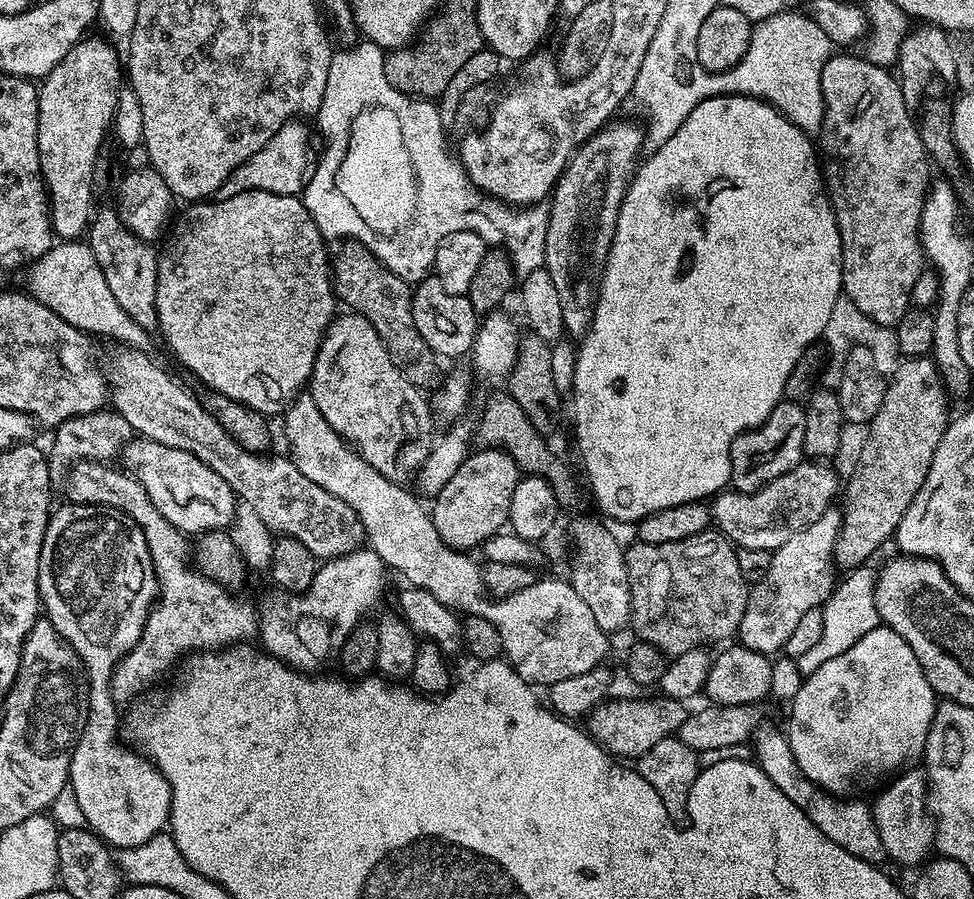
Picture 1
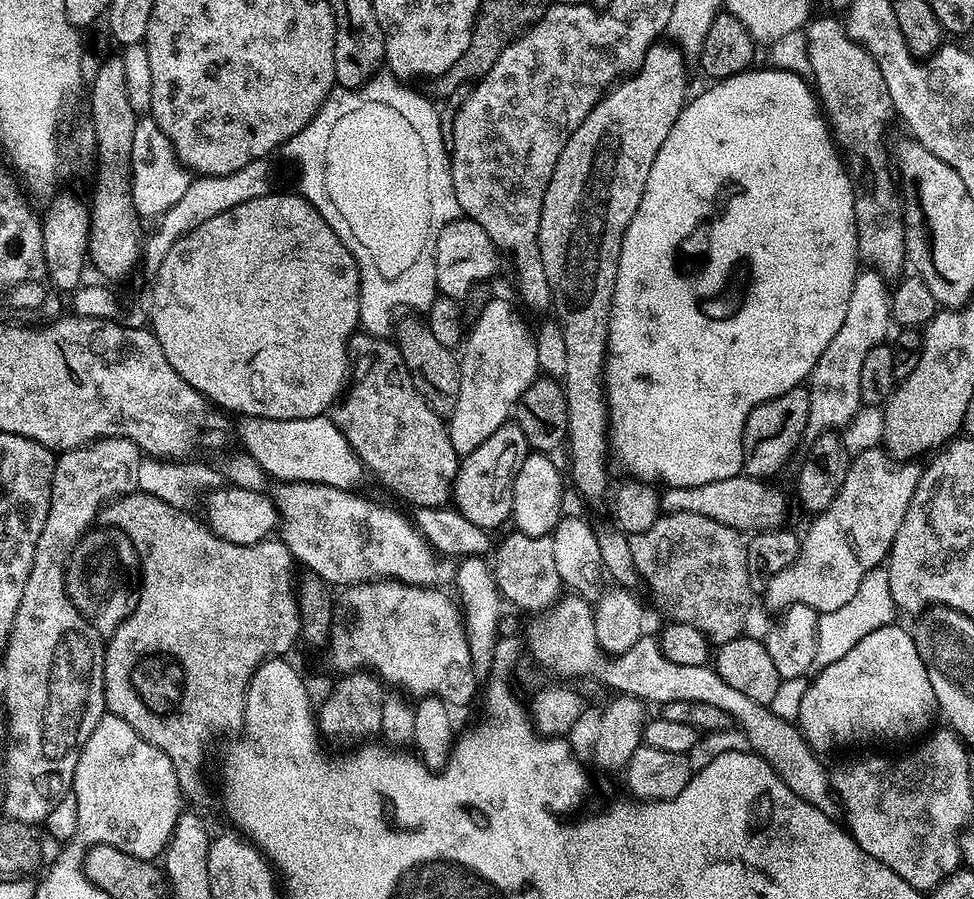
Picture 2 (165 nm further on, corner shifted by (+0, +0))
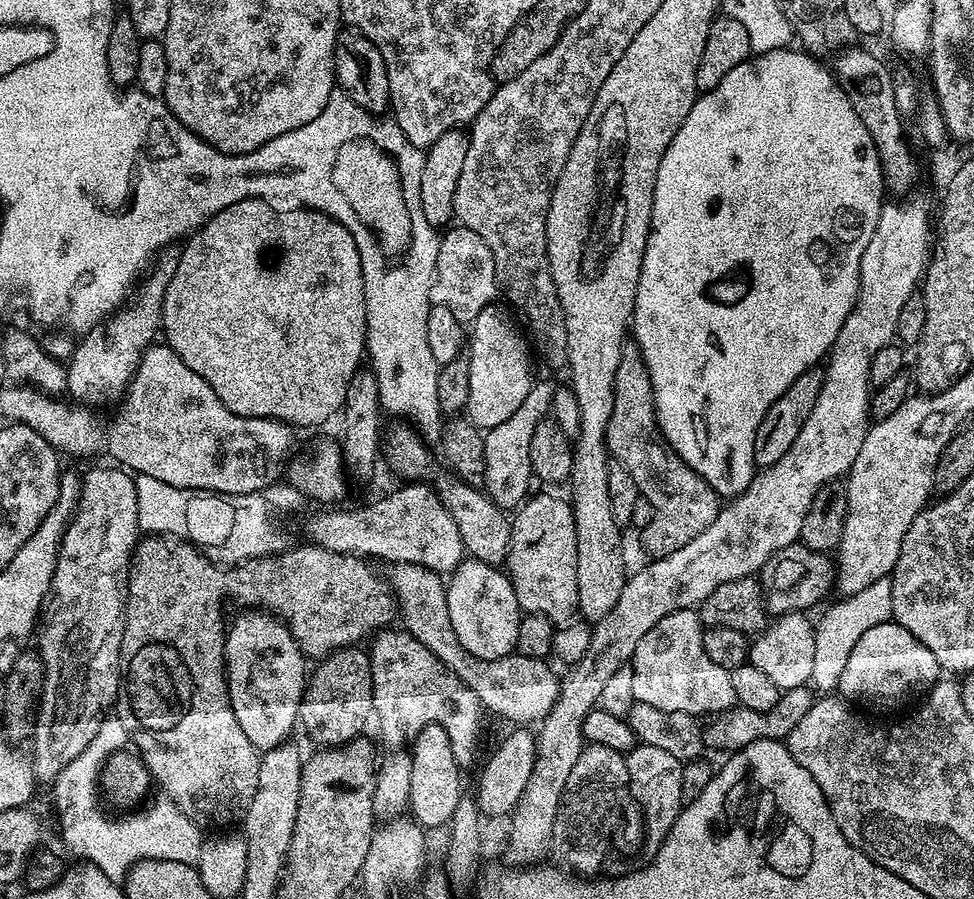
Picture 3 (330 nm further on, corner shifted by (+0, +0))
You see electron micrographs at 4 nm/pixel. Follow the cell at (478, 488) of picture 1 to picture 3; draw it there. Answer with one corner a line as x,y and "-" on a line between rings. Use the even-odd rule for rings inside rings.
533,383
526,400
518,410
515,410
506,422
501,422
484,432
486,474
483,491
499,508
515,510
529,495
528,483
533,483
534,480
530,466
530,438
534,438
534,426
538,426
538,422
542,422
549,415
553,391
553,385

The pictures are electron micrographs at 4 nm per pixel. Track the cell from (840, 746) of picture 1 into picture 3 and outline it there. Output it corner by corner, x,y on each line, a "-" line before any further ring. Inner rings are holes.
889,622
882,626
874,626
858,638
854,650
850,650
850,658
842,670
842,678
838,685
841,697
849,701
856,700
900,700
911,688
931,689
941,679
942,669
938,658
930,654
910,630
900,624

